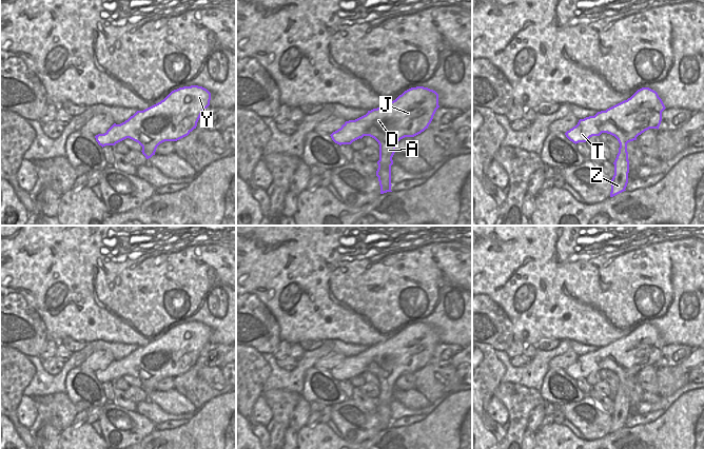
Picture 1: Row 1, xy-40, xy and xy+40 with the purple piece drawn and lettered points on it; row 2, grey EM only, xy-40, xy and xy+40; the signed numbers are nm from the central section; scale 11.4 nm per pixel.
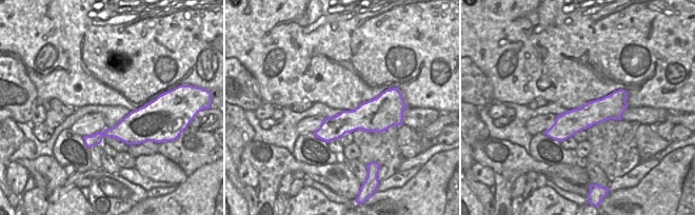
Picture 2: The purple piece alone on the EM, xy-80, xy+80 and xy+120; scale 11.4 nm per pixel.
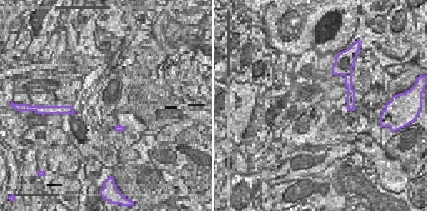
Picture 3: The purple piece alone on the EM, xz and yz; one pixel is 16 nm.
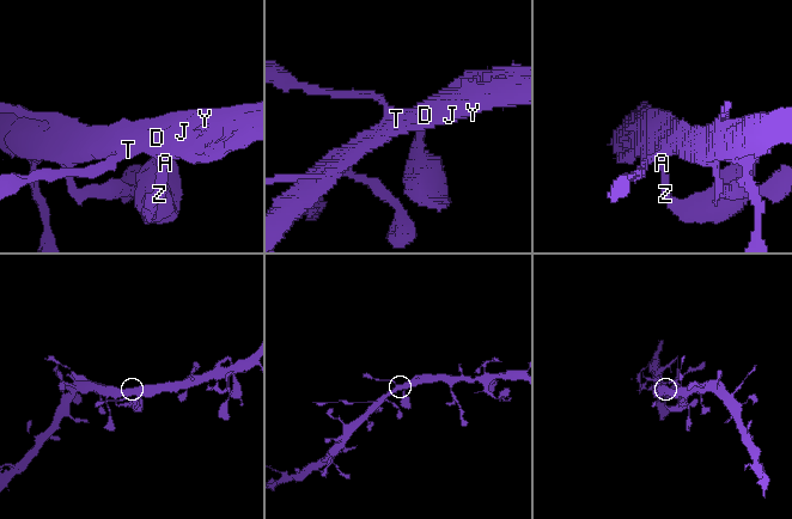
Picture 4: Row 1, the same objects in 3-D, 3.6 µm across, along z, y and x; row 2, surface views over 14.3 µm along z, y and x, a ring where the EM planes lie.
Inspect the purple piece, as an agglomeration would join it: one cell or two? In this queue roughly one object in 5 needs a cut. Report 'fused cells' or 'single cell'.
single cell

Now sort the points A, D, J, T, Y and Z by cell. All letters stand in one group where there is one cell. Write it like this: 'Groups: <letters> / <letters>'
Groups: A D J T Y Z

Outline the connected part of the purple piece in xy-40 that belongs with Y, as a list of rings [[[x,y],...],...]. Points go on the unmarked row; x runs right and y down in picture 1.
[[[202,323],[179,324],[124,358],[114,359],[104,370],[96,371],[96,377],[103,384],[130,374],[142,383],[141,388],[149,395],[160,379],[177,377],[196,365],[210,336],[211,329]]]

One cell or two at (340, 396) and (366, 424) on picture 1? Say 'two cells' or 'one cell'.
two cells

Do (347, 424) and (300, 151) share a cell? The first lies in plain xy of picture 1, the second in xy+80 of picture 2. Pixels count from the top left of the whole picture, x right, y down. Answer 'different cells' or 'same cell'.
different cells

